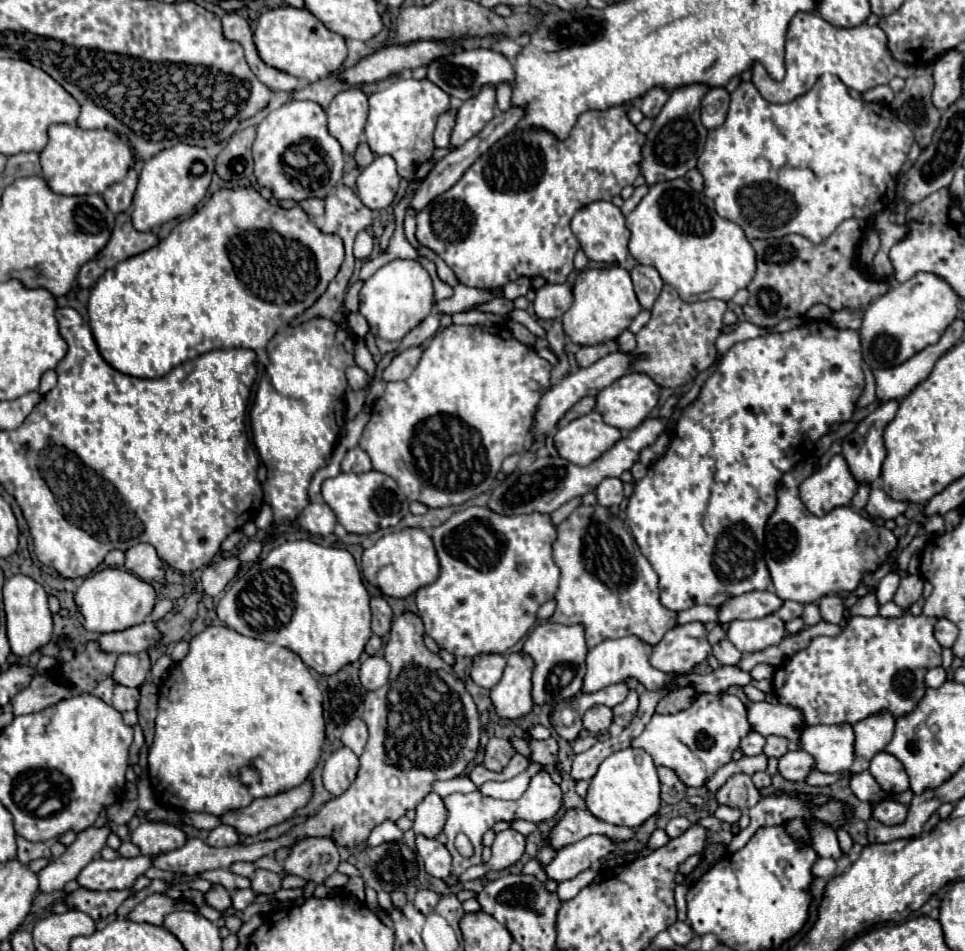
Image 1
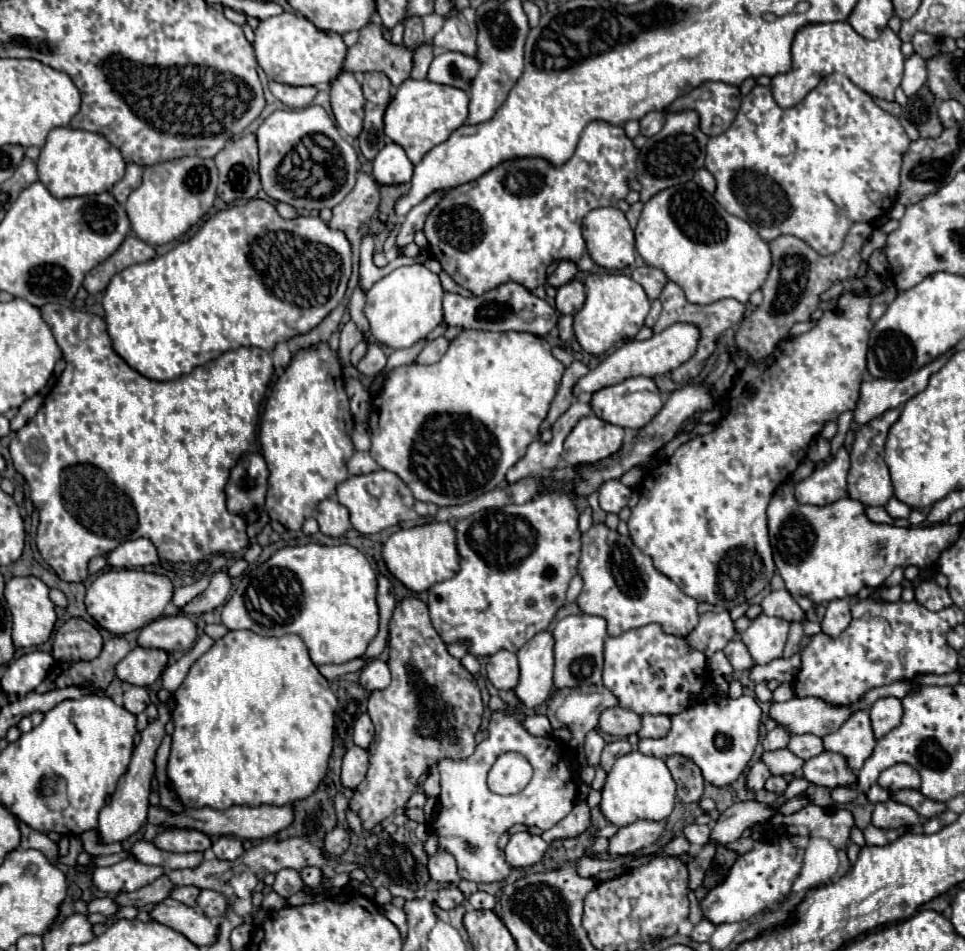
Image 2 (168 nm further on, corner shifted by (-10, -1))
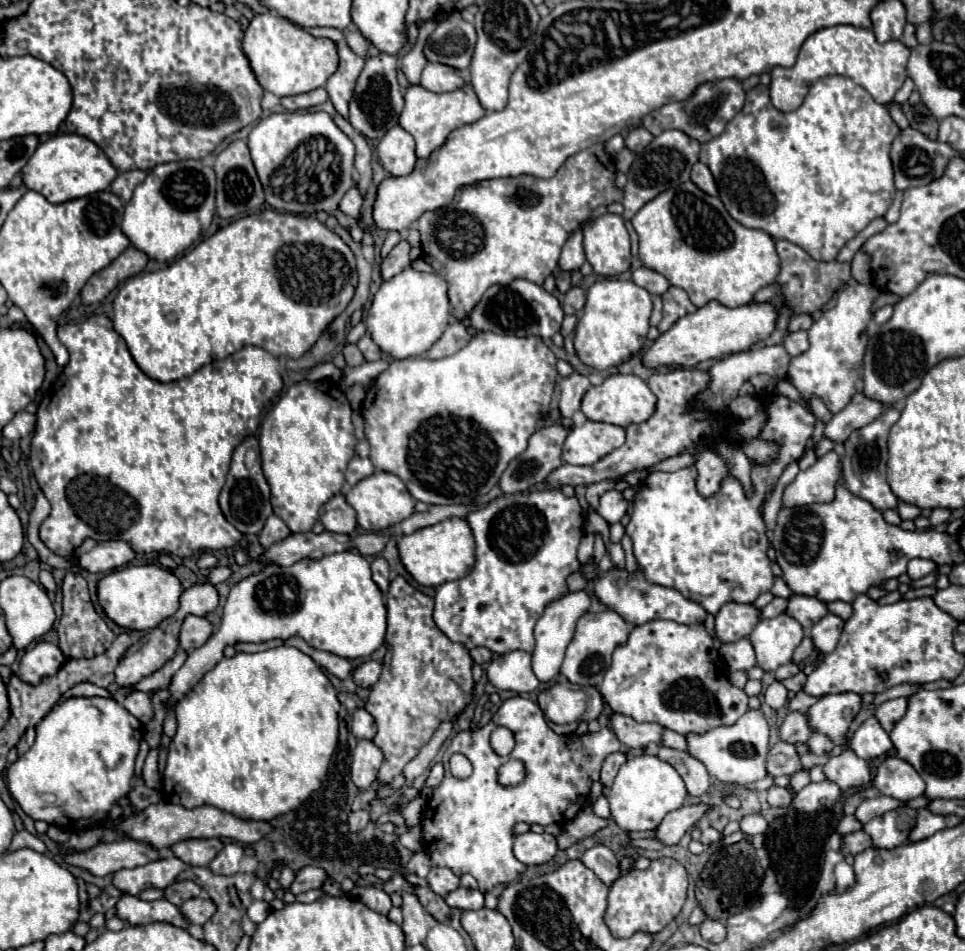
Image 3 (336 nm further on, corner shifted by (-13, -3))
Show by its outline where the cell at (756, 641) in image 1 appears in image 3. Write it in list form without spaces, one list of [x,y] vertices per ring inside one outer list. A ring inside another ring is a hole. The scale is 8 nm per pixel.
[[[782,613],[782,615],[774,617],[774,619],[762,619],[762,621],[754,627],[754,631],[748,635],[748,639],[750,639],[752,645],[754,645],[758,665],[760,665],[764,671],[776,671],[776,667],[780,667],[780,665],[792,661],[794,649],[796,649],[796,647],[800,645],[800,641],[804,639],[804,629],[802,629],[800,623],[796,623],[796,619],[792,619],[788,613]]]

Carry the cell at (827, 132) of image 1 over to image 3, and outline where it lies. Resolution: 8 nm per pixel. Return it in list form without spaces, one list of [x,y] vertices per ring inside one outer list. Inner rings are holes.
[[[830,75],[830,77],[822,77],[818,79],[804,103],[800,109],[792,111],[792,113],[778,113],[778,109],[772,107],[770,103],[770,93],[768,93],[768,87],[766,85],[756,85],[752,91],[746,93],[746,103],[744,107],[734,115],[734,119],[726,125],[724,133],[708,143],[702,143],[700,145],[700,161],[704,165],[708,165],[708,169],[712,171],[714,179],[716,179],[716,185],[718,185],[718,191],[720,191],[720,199],[726,207],[726,211],[738,221],[742,223],[744,227],[750,227],[750,229],[760,229],[764,233],[768,233],[770,237],[774,239],[786,239],[790,243],[796,243],[800,245],[804,251],[808,251],[808,255],[812,255],[812,259],[816,261],[834,261],[838,251],[852,239],[856,237],[872,219],[876,217],[884,217],[884,213],[888,211],[888,207],[892,205],[892,199],[894,199],[894,193],[896,193],[896,187],[894,187],[894,173],[892,173],[892,161],[890,161],[890,143],[894,141],[894,137],[900,133],[898,125],[892,121],[888,109],[880,103],[876,103],[870,93],[862,87],[858,87],[850,77],[842,77],[842,75]]]

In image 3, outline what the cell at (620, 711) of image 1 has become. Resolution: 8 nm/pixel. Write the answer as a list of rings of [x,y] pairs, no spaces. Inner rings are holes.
[[[666,729],[664,735],[662,735],[662,745],[664,747],[672,747],[672,749],[680,749],[680,751],[688,751],[688,745],[686,745],[686,737],[676,733],[676,731],[670,731]]]

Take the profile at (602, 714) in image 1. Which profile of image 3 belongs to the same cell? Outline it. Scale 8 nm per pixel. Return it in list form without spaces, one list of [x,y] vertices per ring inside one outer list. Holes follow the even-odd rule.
[[[614,713],[610,717],[610,725],[616,737],[632,749],[646,749],[650,743],[662,745],[664,727],[658,723],[638,723],[632,717]]]

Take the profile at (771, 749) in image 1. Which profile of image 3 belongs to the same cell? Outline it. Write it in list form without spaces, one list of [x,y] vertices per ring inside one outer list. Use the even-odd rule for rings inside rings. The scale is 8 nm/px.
[[[812,733],[812,737],[808,739],[808,749],[814,753],[814,755],[824,755],[824,753],[830,753],[832,751],[832,747],[834,747],[834,743],[832,743],[832,739],[828,739],[826,735],[820,735],[820,733]]]

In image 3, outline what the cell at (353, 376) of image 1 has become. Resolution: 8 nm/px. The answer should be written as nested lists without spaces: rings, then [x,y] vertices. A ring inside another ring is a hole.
[[[364,333],[362,339],[360,339],[356,345],[358,345],[358,349],[364,353],[366,361],[378,361],[378,359],[382,359],[382,351],[380,351],[380,347],[372,341],[372,337],[370,337],[368,333]]]

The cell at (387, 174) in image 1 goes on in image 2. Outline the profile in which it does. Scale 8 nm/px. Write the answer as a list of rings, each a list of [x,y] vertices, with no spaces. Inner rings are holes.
[[[387,143],[373,161],[373,177],[377,185],[403,185],[411,181],[411,175],[413,165],[405,151],[395,143]]]

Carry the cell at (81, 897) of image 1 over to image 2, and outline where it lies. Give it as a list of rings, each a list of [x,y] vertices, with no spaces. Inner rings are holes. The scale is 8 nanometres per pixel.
[[[161,875],[153,883],[137,889],[133,893],[117,893],[115,901],[119,903],[119,907],[127,907],[127,905],[135,905],[135,907],[155,905],[155,903],[161,903],[163,899],[167,899],[171,889],[173,889],[173,883],[165,875]]]

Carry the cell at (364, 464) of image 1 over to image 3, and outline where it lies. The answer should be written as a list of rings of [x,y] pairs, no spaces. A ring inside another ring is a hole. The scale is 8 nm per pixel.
[[[354,457],[350,463],[348,463],[348,469],[346,469],[346,481],[350,485],[356,485],[360,479],[368,477],[374,473],[374,465],[370,463],[370,459],[362,459],[362,457]]]

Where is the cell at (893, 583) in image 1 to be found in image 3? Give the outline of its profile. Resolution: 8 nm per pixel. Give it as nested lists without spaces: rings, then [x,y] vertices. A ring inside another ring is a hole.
[[[912,559],[908,563],[908,575],[910,575],[910,579],[920,579],[920,577],[932,573],[934,567],[936,567],[936,563],[932,563],[930,559]]]

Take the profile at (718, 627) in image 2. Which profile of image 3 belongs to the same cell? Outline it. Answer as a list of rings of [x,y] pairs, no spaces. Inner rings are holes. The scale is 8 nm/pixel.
[[[726,603],[716,613],[716,633],[722,643],[732,643],[748,637],[760,621],[760,609],[750,603]]]

